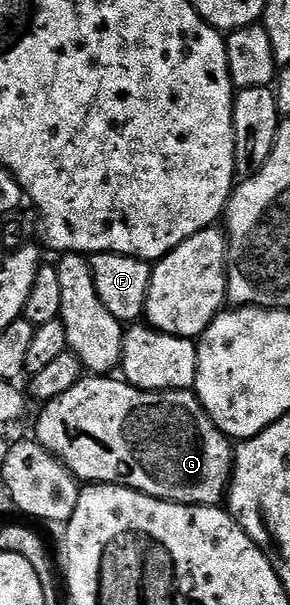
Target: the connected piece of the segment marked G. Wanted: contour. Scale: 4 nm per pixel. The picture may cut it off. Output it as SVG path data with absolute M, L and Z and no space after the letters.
M84 375L79 382L65 395L57 395L57 399L46 402L35 421L34 440L44 445L57 460L61 461L69 472L80 483L93 485L120 485L126 489L132 489L138 493L144 493L150 497L156 497L162 501L172 501L178 505L219 505L226 498L227 487L231 484L231 467L235 464L235 450L232 438L225 436L213 423L213 419L203 409L203 404L195 396L191 389L139 389L130 385L126 379L118 379L111 375Z

